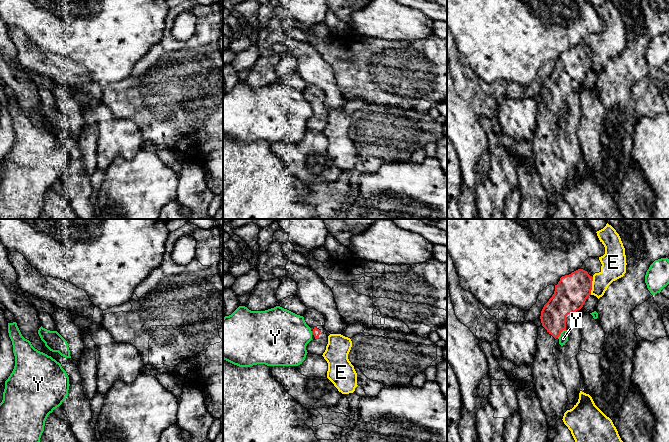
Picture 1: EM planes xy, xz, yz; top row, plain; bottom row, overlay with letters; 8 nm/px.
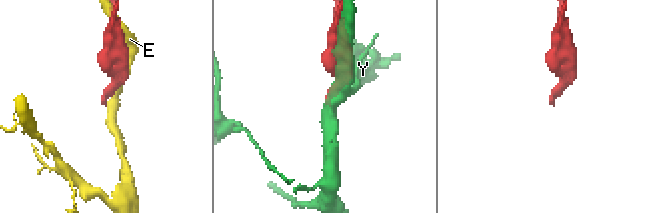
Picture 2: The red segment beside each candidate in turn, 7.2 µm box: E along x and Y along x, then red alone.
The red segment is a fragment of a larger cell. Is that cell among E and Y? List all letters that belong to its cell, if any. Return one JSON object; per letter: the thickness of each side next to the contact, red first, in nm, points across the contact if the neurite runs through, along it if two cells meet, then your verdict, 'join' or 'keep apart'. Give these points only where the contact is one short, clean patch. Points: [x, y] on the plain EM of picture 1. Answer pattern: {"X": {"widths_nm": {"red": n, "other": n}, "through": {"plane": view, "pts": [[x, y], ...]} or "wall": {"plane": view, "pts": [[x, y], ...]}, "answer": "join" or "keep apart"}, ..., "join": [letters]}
{"E": {"widths_nm": {"red": 260, "other": 190}, "answer": "keep apart"}, "Y": {"widths_nm": {"red": 200, "other": 80}, "answer": "keep apart"}, "join": []}

